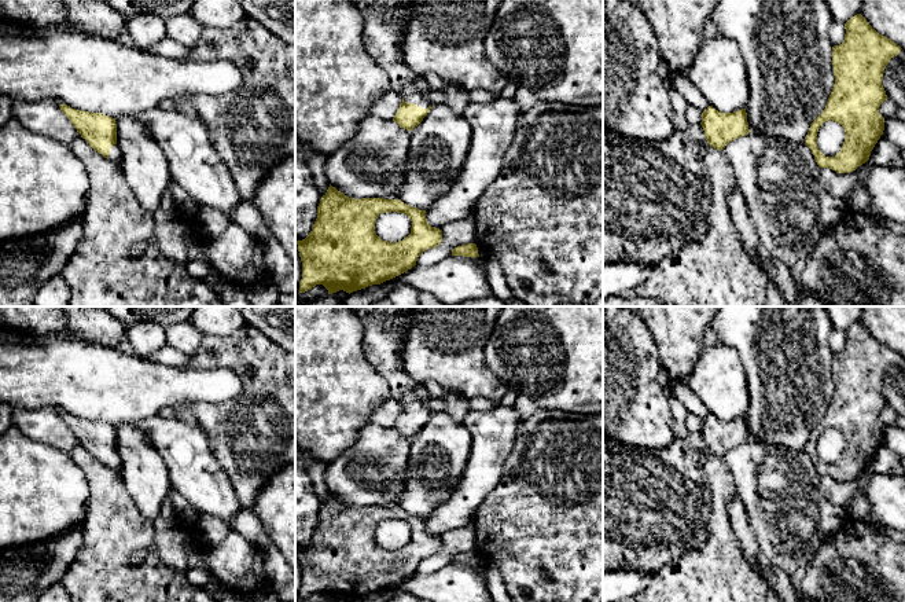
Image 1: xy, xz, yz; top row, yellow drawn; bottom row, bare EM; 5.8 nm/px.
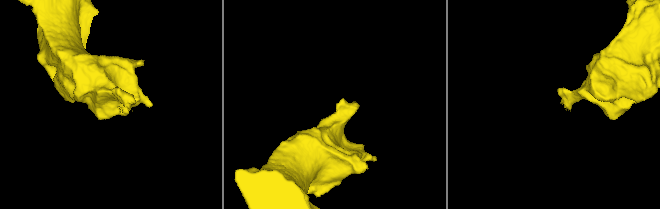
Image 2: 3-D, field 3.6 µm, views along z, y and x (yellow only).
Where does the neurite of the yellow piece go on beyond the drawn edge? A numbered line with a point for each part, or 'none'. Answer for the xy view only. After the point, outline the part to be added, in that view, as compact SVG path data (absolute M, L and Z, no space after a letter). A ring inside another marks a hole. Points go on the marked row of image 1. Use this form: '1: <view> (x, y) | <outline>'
1: xy (114, 155) | M113 144L113 147L110 148L110 154L108 154L108 159L119 166L119 162L121 162L121 154L119 154L119 148L117 144Z

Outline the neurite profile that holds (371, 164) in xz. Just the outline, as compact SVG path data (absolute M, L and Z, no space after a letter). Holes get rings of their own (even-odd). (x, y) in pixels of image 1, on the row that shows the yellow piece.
M365 117L357 132L324 162L332 187L349 198L398 199L411 131L389 118Z

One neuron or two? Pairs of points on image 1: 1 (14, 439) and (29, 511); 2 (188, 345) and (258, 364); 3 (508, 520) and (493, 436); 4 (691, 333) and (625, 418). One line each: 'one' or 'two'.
1: one
2: two
3: two
4: two

